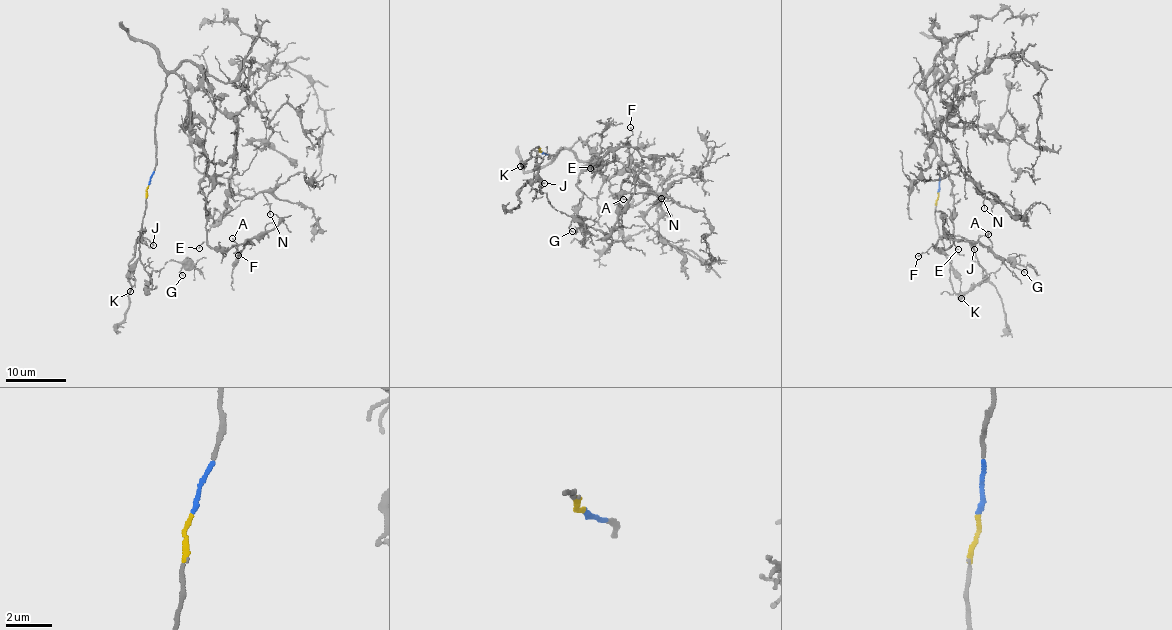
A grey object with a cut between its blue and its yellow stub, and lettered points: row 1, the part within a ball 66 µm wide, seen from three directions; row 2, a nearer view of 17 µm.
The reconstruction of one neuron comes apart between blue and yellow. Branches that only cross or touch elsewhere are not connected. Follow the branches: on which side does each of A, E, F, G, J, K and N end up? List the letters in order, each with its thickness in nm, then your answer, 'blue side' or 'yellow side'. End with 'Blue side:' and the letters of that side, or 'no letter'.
A: 100 nm thick; blue side
E: 80 nm thick; blue side
F: 90 nm thick; blue side
G: 110 nm thick; yellow side
J: 120 nm thick; yellow side
K: 100 nm thick; yellow side
N: 110 nm thick; blue side
Blue side: A, E, F, N

